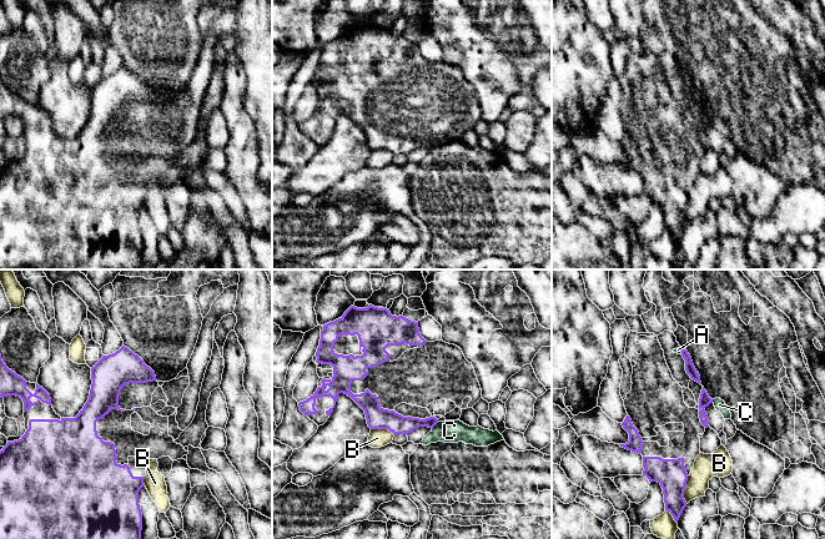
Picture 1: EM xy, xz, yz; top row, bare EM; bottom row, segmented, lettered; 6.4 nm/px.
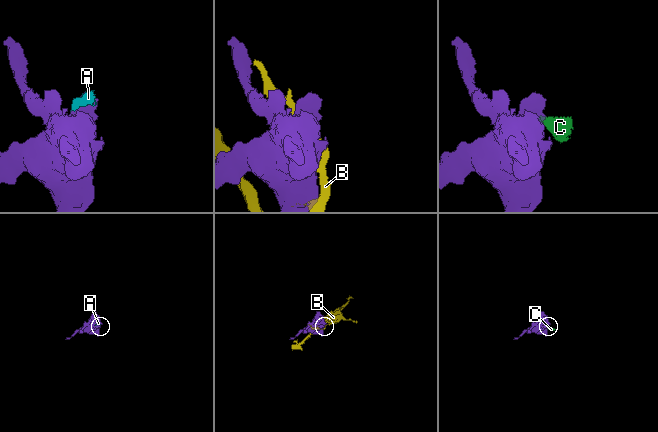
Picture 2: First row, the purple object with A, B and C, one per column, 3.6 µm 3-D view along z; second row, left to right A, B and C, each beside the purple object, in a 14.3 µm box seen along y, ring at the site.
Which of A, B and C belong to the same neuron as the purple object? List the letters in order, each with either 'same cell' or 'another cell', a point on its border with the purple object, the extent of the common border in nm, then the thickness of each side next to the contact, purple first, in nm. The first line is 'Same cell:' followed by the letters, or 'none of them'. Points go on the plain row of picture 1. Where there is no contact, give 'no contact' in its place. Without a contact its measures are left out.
Same cell: A
A: same cell | yz (680, 71) | 50 nm | 70/30 nm
B: another cell | yz (684, 210) | 190 nm | 190/160 nm
C: another cell | xz (434, 145) | 70 nm | 130/140 nm

